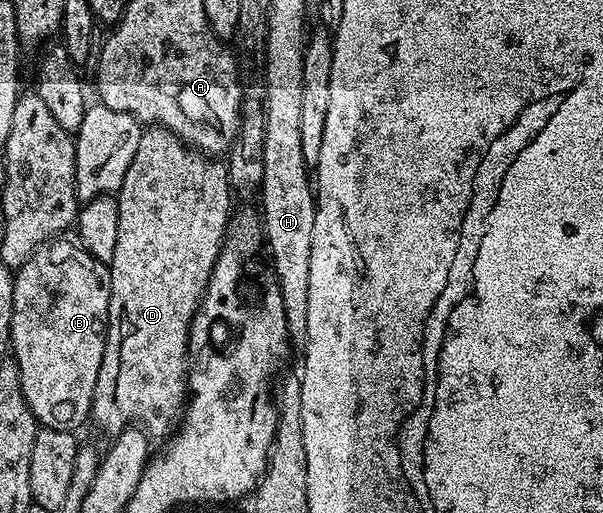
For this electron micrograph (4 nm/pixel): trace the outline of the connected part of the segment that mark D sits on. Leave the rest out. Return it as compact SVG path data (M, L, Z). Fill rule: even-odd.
M148 127L141 132L138 139L138 151L134 151L134 159L130 159L130 167L126 171L126 179L122 179L122 187L116 197L118 203L118 244L114 246L114 255L110 262L110 280L108 290L108 331L104 339L102 367L98 371L98 383L94 387L91 420L104 433L115 435L133 423L139 423L153 438L163 438L173 432L174 426L182 416L186 404L186 358L188 356L188 327L192 317L200 308L200 301L208 286L210 275L214 271L214 263L224 245L224 233L228 230L228 222L234 211L230 186L230 173L222 166L215 165L215 160L207 159L205 154L187 146L167 127Z

